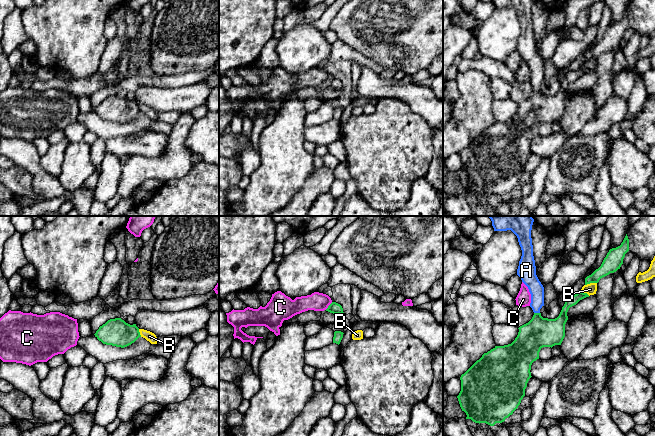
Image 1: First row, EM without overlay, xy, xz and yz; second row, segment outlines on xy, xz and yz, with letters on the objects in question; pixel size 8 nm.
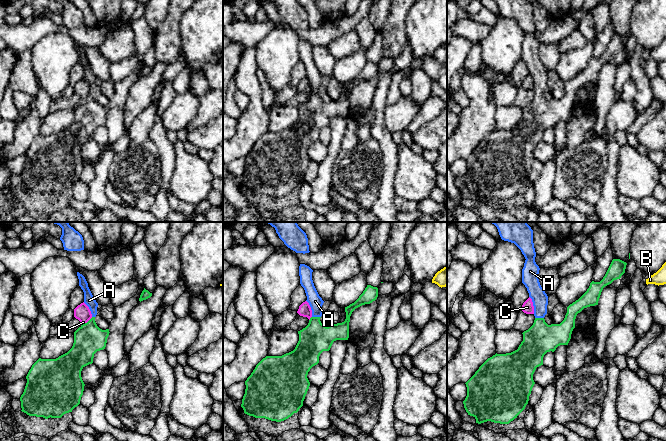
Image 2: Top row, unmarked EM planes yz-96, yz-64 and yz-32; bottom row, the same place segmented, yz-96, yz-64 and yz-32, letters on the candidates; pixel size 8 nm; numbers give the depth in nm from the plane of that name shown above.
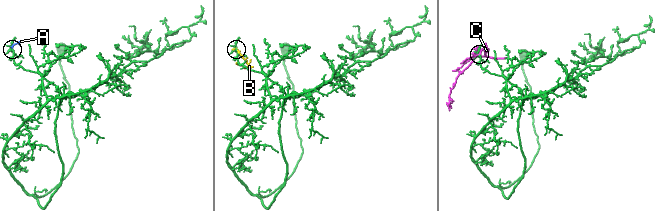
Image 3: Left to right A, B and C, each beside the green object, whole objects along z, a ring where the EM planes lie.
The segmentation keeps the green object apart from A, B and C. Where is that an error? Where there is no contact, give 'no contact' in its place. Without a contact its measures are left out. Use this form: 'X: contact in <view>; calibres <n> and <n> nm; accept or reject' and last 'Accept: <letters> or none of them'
A: contact in yz; calibres 240 and 120 nm; accept
B: contact in yz; calibres 150 and 90 nm; reject
C: contact in xz; calibres 90 and 150 nm; reject
Accept: A

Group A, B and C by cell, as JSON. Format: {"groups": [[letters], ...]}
{"groups": [["A"], ["B"], ["C"]]}

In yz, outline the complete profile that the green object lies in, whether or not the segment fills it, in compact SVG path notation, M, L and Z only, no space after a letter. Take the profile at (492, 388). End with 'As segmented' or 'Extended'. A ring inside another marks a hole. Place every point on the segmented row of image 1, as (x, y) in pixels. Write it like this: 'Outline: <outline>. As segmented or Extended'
Outline: M488 216L492 221L494 231L511 230L518 238L522 250L517 275L528 287L531 294L530 307L534 315L532 319L520 326L515 340L508 345L495 346L484 353L464 374L461 375L461 391L457 396L460 407L475 423L486 423L494 426L502 423L518 408L525 396L525 389L531 376L531 365L539 359L539 352L543 347L561 345L565 337L565 324L568 320L567 312L570 307L580 300L589 297L587 293L579 291L568 297L564 306L555 319L543 318L540 309L544 306L544 287L536 275L536 266L533 256L531 230L534 219L532 216Z. Extended

